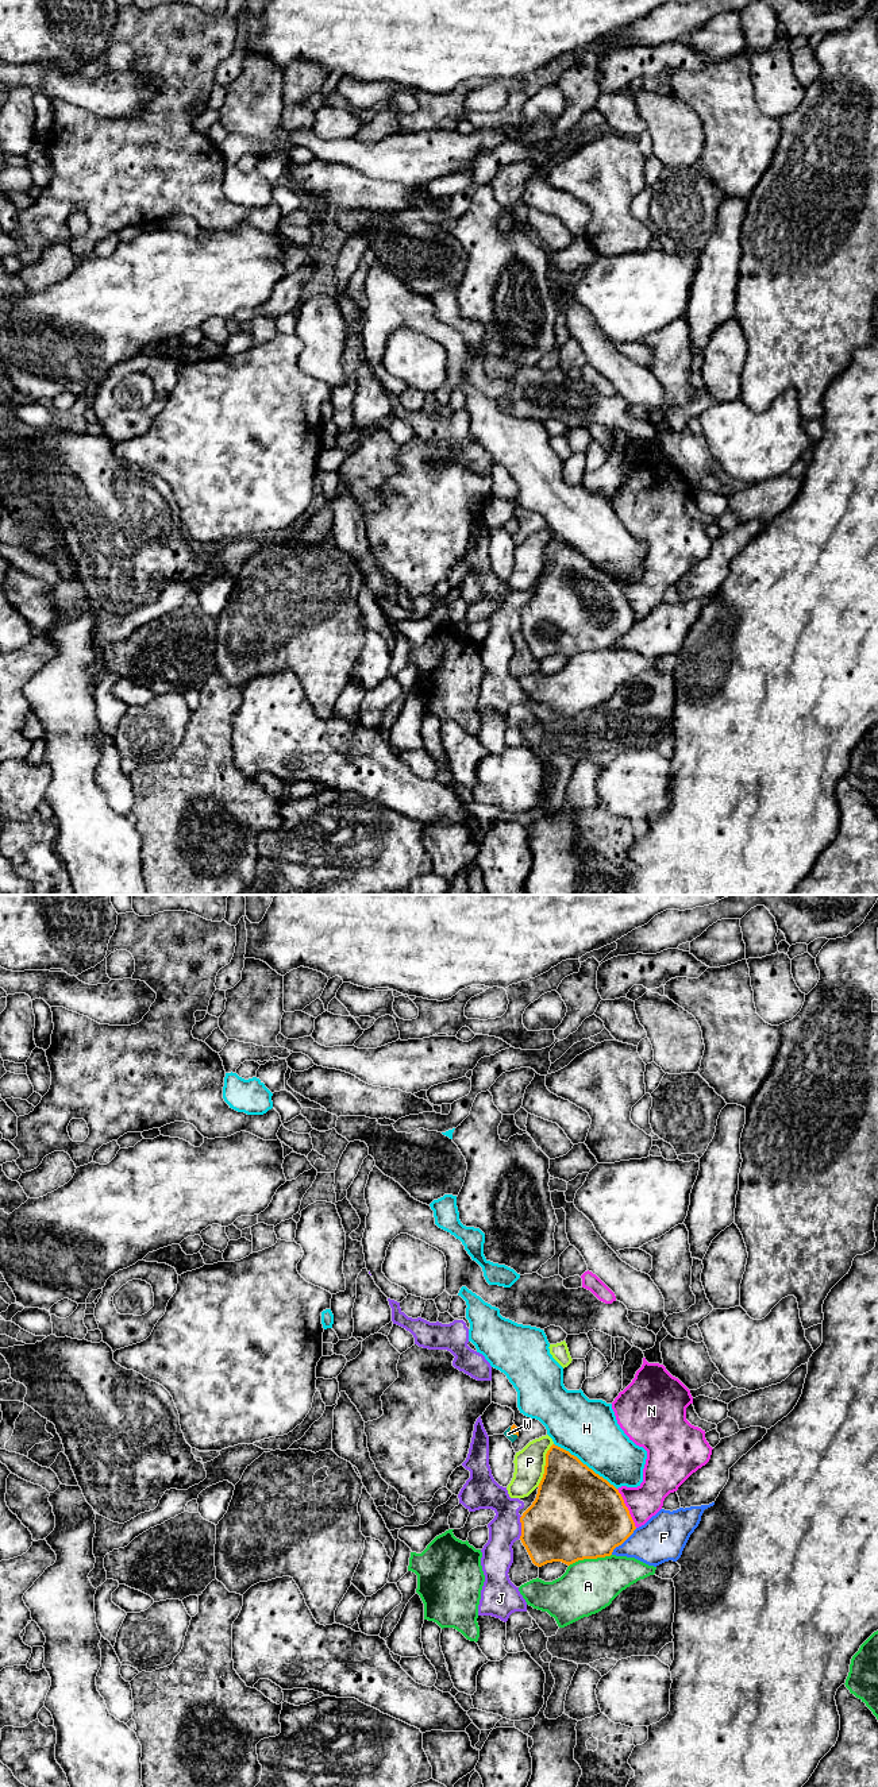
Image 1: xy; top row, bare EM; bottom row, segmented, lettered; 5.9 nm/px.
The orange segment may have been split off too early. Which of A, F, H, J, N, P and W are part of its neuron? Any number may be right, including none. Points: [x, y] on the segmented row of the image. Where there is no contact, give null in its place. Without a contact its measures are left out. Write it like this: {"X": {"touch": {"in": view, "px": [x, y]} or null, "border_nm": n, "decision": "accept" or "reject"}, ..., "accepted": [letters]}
{"A": {"touch": {"in": "xy", "px": [589, 1558]}, "border_nm": 260, "decision": "reject"}, "F": {"touch": {"in": "xy", "px": [623, 1542]}, "border_nm": 220, "decision": "reject"}, "H": {"touch": {"in": "xy", "px": [585, 1465]}, "border_nm": 460, "decision": "reject"}, "J": {"touch": {"in": "xy", "px": [522, 1527]}, "border_nm": 140, "decision": "reject"}, "N": {"touch": {"in": "xy", "px": [627, 1508]}, "border_nm": 260, "decision": "reject"}, "P": {"touch": {"in": "xy", "px": [546, 1465]}, "border_nm": 280, "decision": "reject"}, "W": {"touch": {"in": "xy", "px": [512, 1432]}, "border_nm": 80, "decision": "accept"}, "accepted": ["W"]}

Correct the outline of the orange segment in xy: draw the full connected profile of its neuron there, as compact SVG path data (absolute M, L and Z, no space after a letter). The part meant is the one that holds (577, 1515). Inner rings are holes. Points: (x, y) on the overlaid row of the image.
M555 1444L546 1454L544 1474L538 1487L535 1501L520 1517L520 1540L538 1567L552 1562L570 1566L584 1559L611 1556L636 1529L619 1490Z

